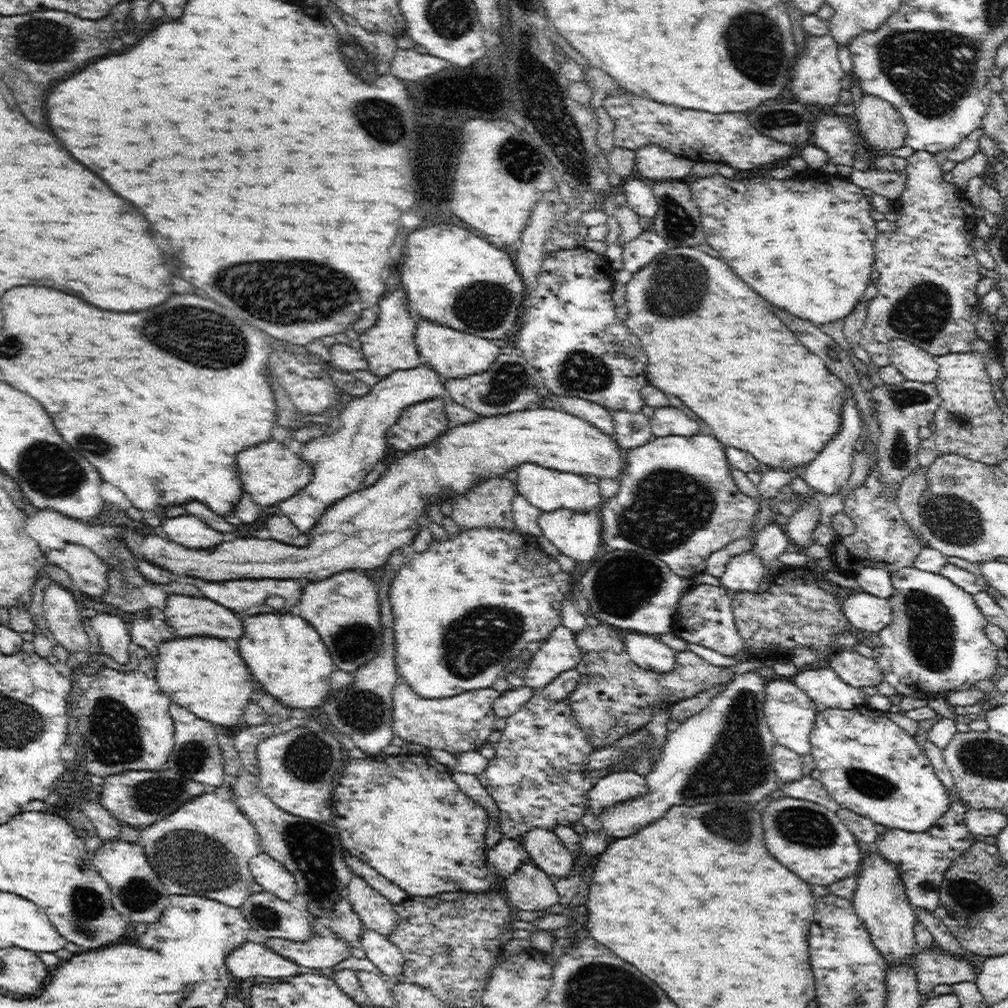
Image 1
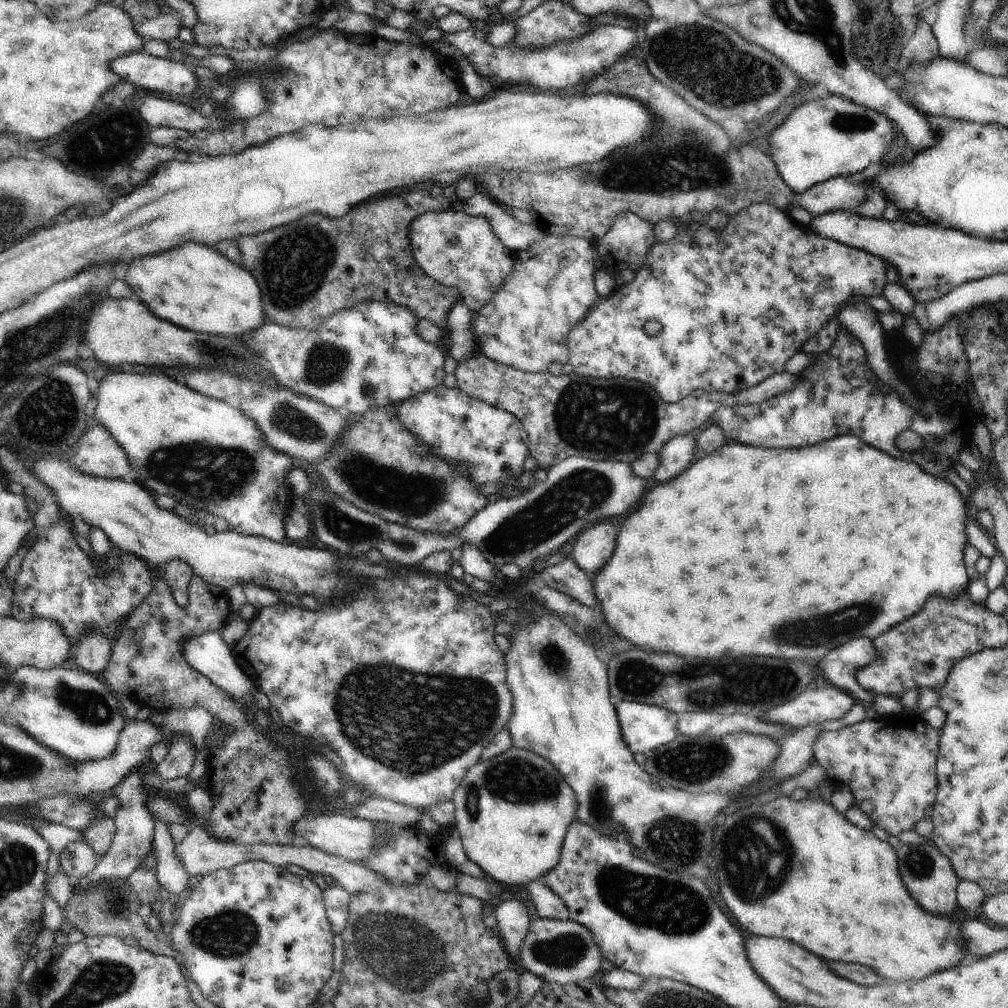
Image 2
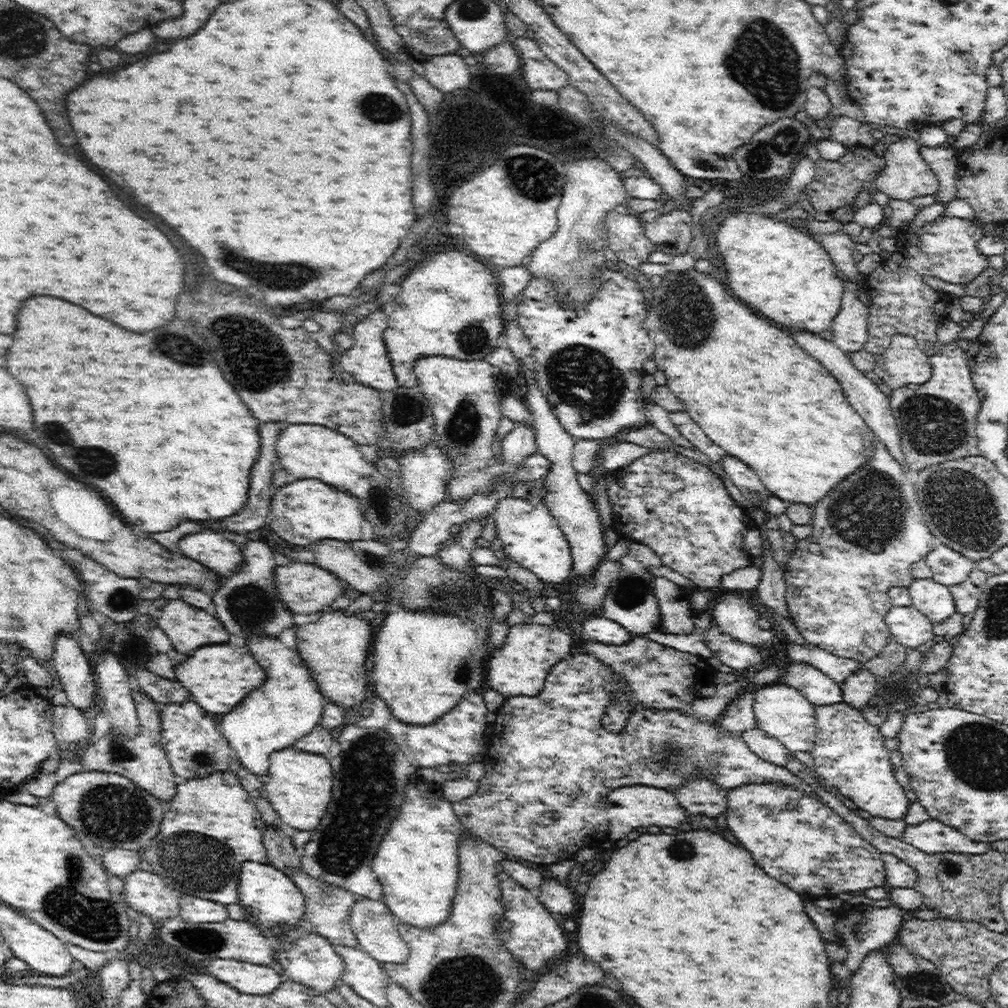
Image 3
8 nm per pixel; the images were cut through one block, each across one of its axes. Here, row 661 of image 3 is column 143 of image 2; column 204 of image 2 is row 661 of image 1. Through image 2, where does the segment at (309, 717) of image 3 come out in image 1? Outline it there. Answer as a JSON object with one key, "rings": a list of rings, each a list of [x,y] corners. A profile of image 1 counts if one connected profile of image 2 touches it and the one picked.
{"rings":[[[260,614],[244,618],[244,636],[240,638],[240,654],[250,666],[260,686],[278,699],[290,712],[295,708],[309,710],[320,706],[329,696],[330,675],[337,667],[328,654],[318,631],[302,616],[292,614]]]}

